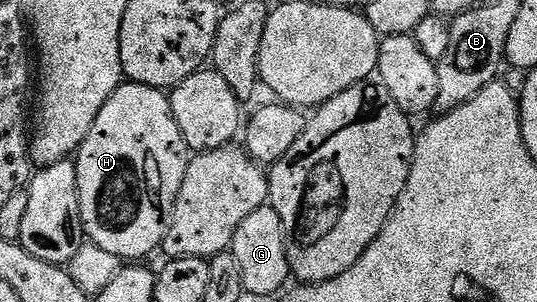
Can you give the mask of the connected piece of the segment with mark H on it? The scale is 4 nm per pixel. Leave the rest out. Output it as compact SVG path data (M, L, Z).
M130 80L118 86L97 120L93 120L93 128L89 128L89 136L79 145L74 159L79 215L90 245L105 248L105 252L113 252L121 260L143 260L146 254L158 251L171 224L171 214L192 157L193 152L171 114L171 99L164 91Z

